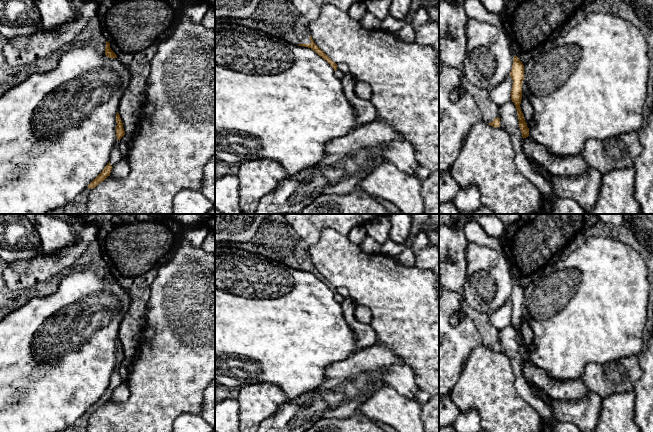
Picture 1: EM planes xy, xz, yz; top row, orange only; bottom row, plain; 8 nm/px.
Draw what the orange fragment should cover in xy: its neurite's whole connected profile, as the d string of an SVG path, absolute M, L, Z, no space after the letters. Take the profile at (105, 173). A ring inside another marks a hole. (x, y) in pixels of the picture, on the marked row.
M119 140L116 141L114 148L111 151L110 161L105 166L103 171L87 186L88 188L95 188L99 183L103 182L108 176L110 176L111 170L122 158L119 149Z

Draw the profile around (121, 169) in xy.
M122 156L121 160L113 166L110 176L112 178L125 178L130 172L130 167L126 157Z

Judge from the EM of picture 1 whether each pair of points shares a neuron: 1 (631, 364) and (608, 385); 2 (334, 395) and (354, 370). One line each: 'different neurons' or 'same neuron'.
1: same neuron
2: same neuron

